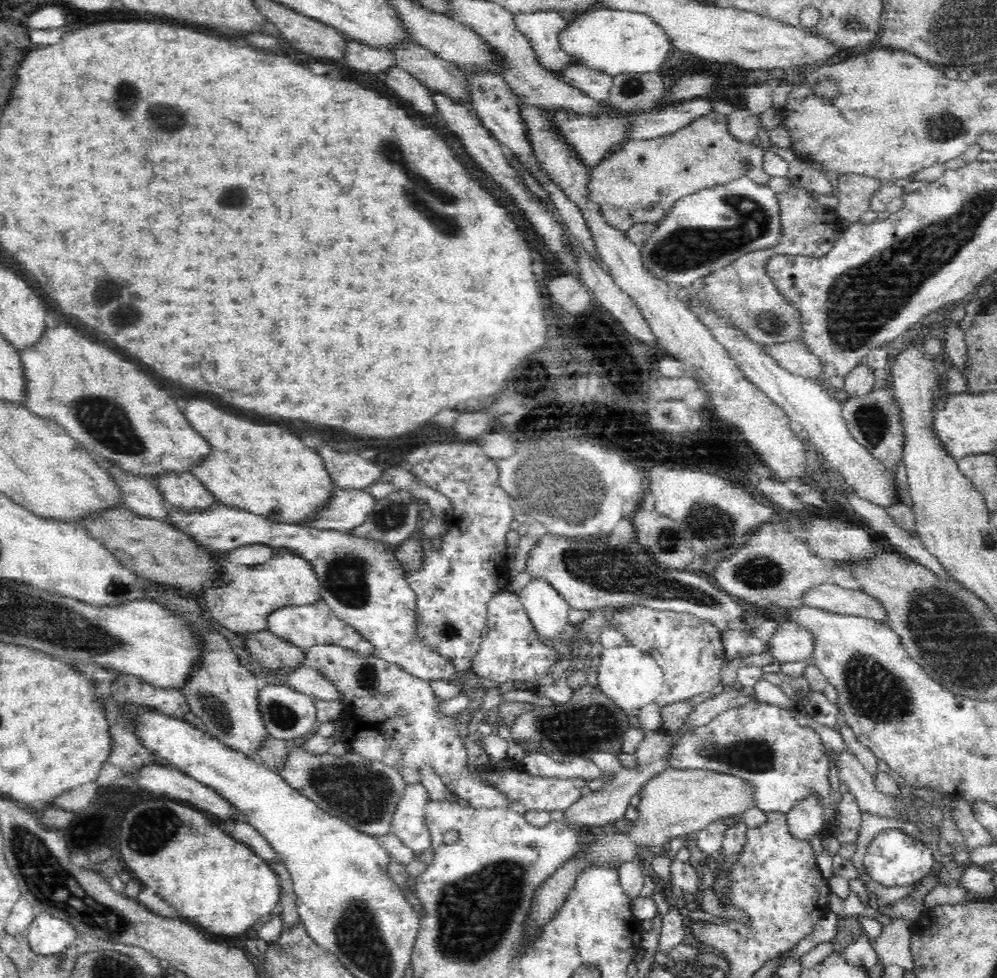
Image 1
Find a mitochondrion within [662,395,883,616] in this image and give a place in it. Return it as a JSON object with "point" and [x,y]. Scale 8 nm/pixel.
{"point":[711,522]}

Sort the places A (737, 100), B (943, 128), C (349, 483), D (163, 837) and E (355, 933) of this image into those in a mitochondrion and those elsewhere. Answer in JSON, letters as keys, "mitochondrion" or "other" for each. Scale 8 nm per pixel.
{"A":"other","B":"mitochondrion","C":"other","D":"mitochondrion","E":"mitochondrion"}

